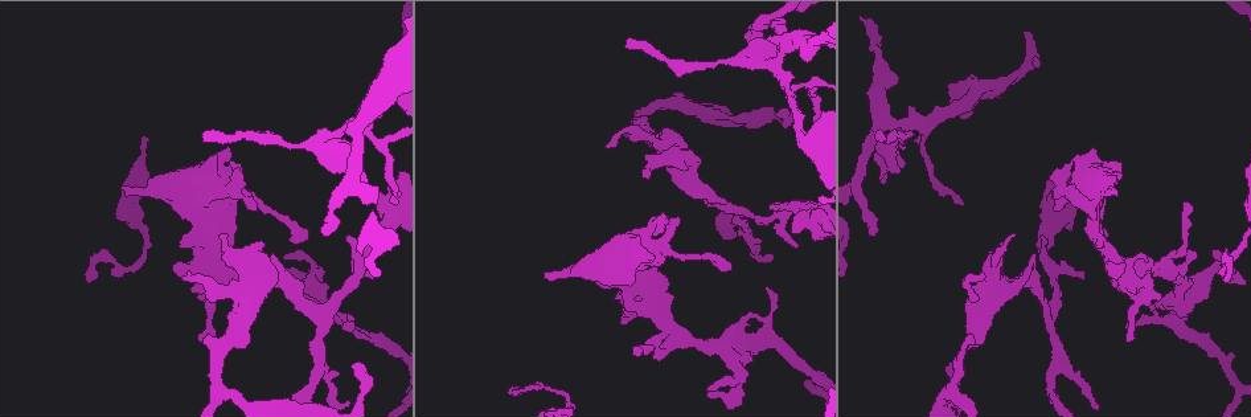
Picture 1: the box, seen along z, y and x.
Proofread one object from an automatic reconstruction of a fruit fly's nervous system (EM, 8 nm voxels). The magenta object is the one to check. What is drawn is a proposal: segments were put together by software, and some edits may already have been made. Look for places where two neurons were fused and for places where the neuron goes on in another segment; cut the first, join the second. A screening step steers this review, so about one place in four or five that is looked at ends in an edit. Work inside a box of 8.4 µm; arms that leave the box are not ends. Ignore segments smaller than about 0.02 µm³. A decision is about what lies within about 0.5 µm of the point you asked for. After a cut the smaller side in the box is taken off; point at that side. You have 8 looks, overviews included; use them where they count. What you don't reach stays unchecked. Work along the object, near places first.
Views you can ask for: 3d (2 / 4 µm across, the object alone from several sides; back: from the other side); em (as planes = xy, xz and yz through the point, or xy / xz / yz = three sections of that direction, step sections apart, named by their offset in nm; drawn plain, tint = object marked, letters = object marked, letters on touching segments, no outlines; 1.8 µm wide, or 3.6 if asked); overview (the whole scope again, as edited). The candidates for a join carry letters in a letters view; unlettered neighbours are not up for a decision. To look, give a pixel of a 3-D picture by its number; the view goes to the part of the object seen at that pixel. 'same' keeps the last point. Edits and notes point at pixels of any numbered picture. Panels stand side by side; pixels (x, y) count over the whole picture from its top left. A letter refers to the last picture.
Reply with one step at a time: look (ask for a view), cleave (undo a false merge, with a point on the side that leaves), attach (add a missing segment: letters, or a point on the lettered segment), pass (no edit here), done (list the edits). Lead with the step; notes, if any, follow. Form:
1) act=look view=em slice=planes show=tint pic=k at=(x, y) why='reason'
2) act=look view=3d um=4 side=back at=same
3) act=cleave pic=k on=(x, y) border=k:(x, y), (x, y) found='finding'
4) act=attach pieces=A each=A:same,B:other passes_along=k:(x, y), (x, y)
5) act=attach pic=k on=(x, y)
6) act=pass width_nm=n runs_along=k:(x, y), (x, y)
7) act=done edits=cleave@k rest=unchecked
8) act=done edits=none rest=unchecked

act=look view=3d um=2 pic=1 at=(904, 124)

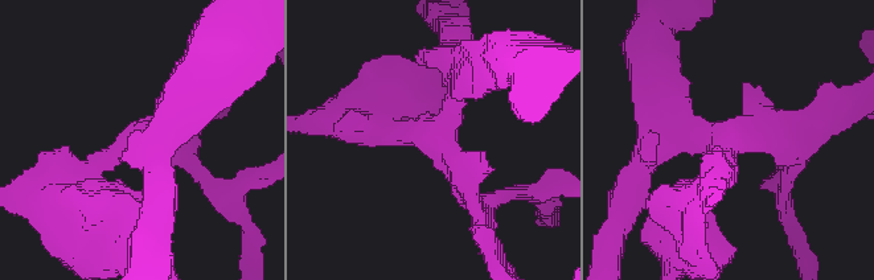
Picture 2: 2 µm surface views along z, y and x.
act=look view=em um=3.6 slice=yz step=4 show=tint pic=2 at=(437, 136) why='shape alone is not enough'

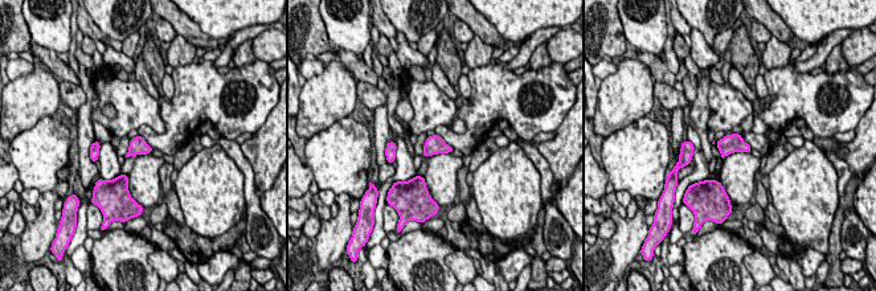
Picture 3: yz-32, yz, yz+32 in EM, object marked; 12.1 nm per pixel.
act=look view=em um=3.6 slice=planes show=letters at=same

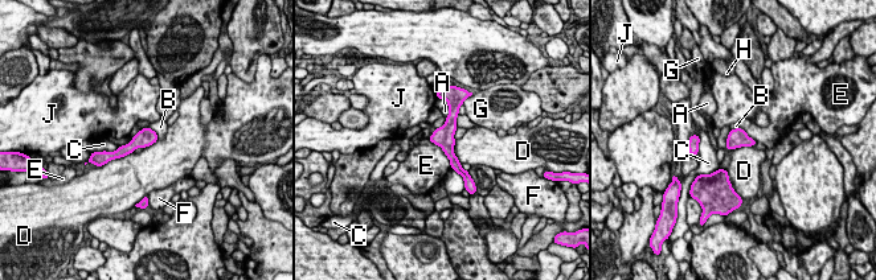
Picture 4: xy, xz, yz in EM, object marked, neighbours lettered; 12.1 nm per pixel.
act=pass each=A:other,B:other,C:other,D:other,E:other,F:other,G:other,H:other,J:other border=4:(148, 126), (159, 139) found='continuous, no second neuron'

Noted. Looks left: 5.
act=look view=em slice=planes show=letters pic=1 at=(627, 42) why='free end'

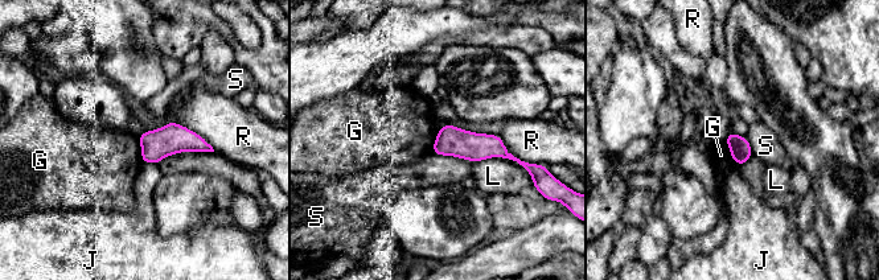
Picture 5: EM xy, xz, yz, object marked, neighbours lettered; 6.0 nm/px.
act=pass longest_contact=R:340nm each=G:other,J:other,L:other,R:other,S:other border=5:(136, 136), (140, 144), (142, 163) found='no lettered segment goes on from it'

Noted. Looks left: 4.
act=look view=3d um=4 pic=1 at=(974, 82) why='abrupt turn'

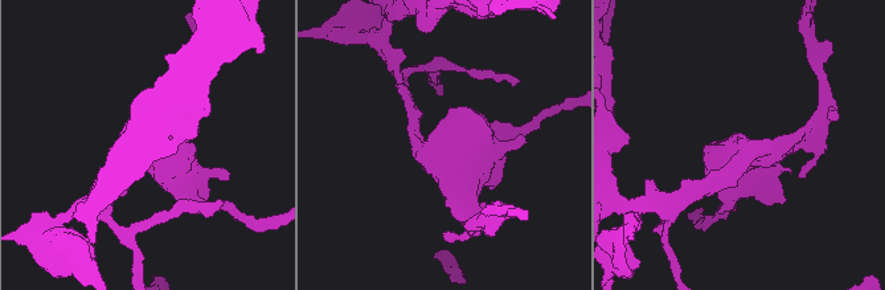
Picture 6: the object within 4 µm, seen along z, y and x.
act=look view=em slice=planes show=letters pic=6 at=(437, 146) arm_widths_nm=170,200 why='now the EM'

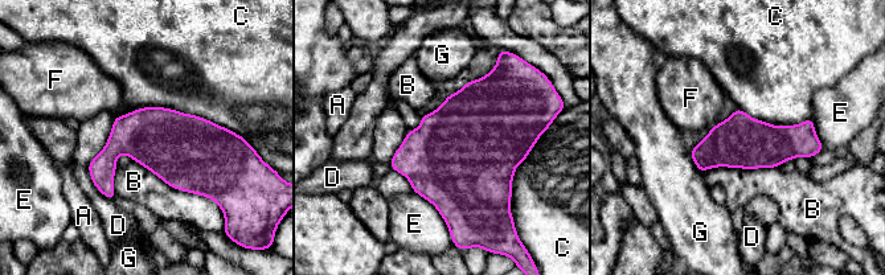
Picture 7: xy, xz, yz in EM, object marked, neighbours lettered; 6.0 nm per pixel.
act=pass width_nm=320 each=A:other,B:other,C:other,D:other,E:other,F:other,G:other border=7:(140, 106), (196, 114), (237, 134) found='continuous, no second neuron'

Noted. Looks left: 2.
act=look view=em slice=planes show=letters pic=1 at=(1211, 270) why='sharp bend'

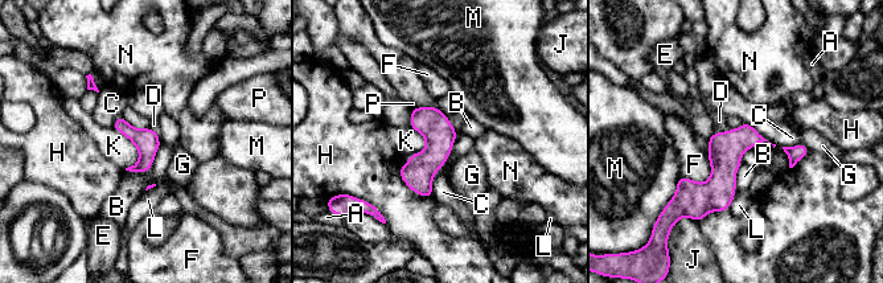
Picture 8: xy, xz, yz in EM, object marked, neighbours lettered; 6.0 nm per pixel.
act=pass each=A:other,B:other,C:other,D:other,E:other,F:other,G:other,H:other,J:other,K:other,L:other,M:other,N:other,P:other border=8:(111, 127), (138, 150), (135, 164) found='all the same neuron'

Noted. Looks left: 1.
act=done edits=none rest=unchecked

